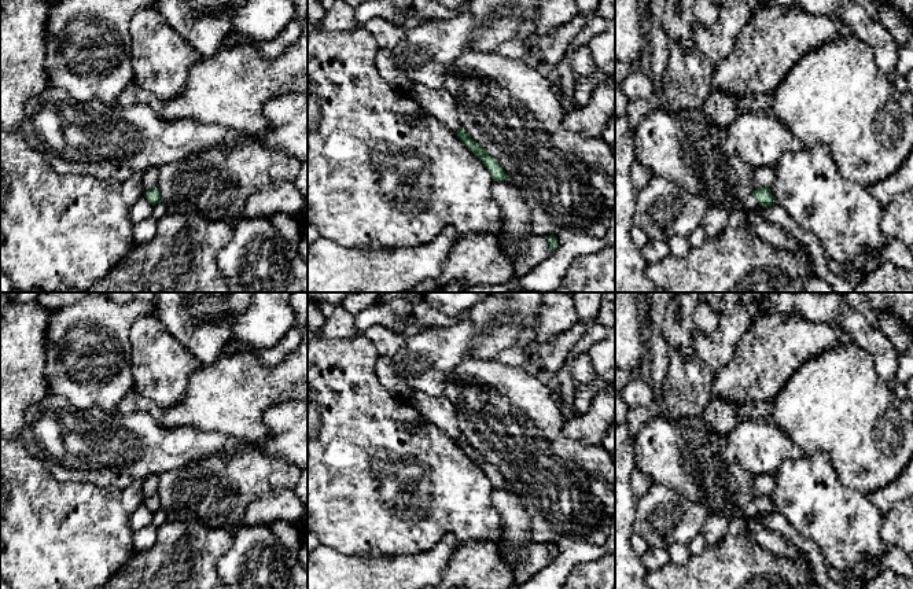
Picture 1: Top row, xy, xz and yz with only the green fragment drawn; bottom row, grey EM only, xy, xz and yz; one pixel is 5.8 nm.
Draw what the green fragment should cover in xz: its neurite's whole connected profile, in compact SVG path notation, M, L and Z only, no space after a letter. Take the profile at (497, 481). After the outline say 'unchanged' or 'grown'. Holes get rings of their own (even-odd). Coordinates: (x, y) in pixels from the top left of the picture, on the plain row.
M463 434L456 439L456 442L465 452L465 454L482 468L482 471L492 482L493 489L504 489L508 486L497 467L489 463L481 452L474 449Z; unchanged

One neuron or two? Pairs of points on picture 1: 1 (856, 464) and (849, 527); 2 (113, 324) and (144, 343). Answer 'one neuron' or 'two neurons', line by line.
1: two neurons
2: two neurons

